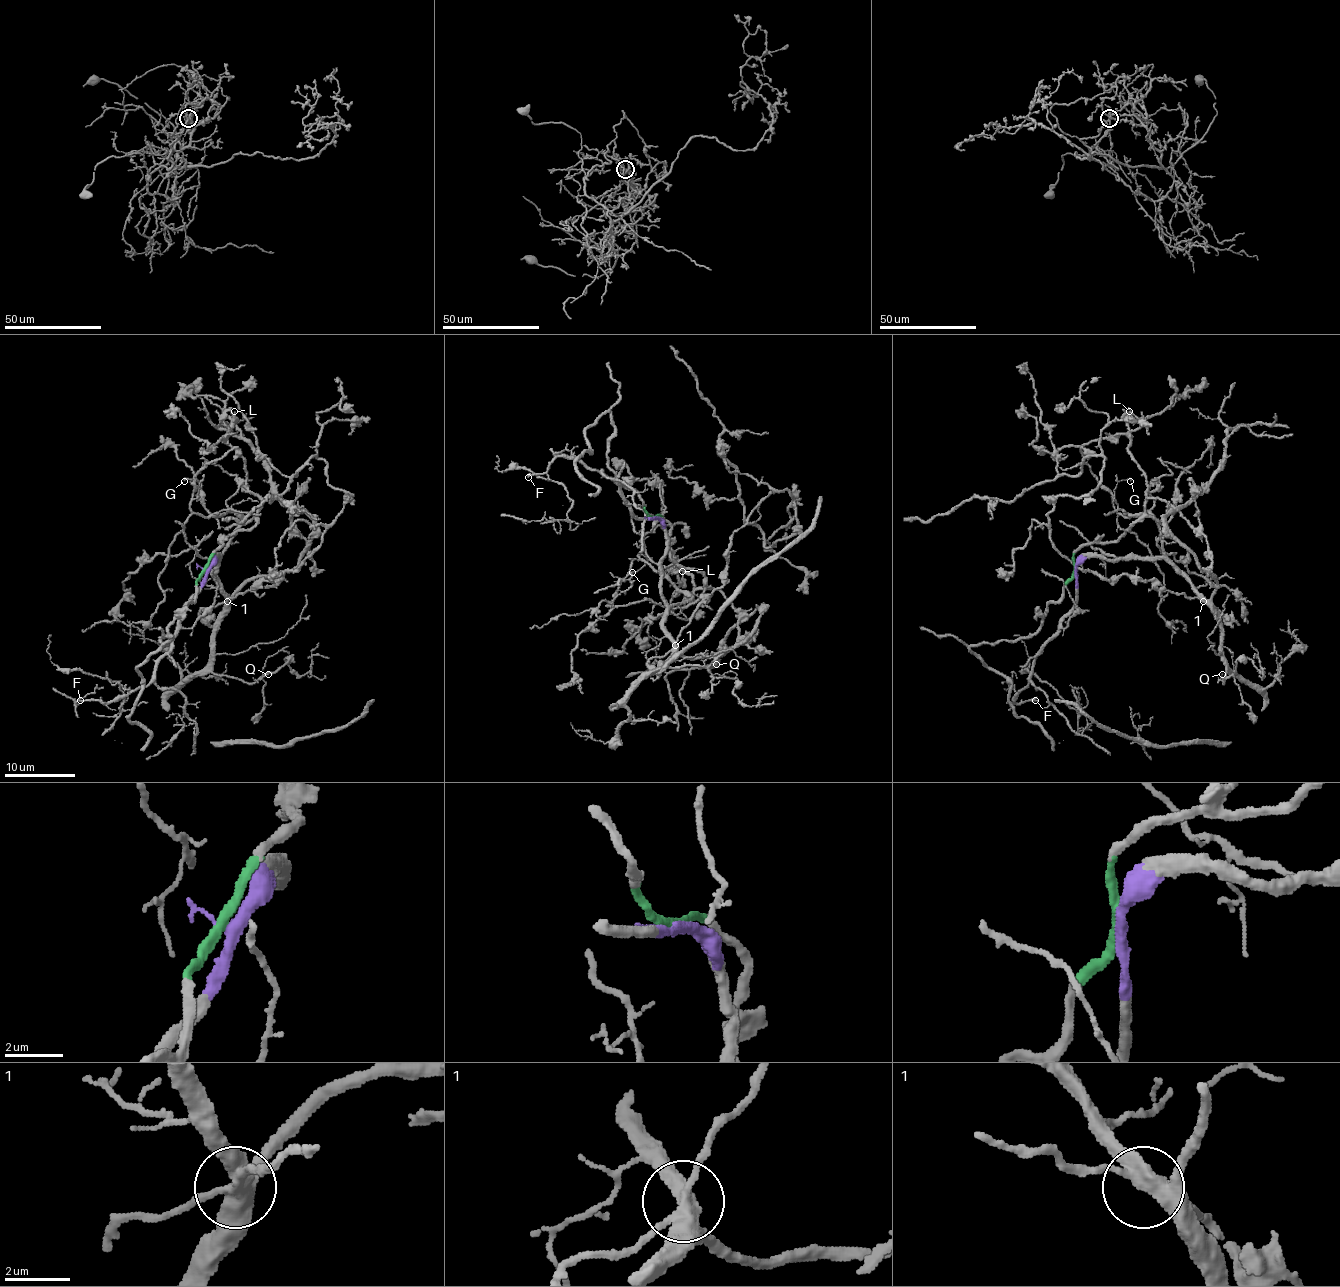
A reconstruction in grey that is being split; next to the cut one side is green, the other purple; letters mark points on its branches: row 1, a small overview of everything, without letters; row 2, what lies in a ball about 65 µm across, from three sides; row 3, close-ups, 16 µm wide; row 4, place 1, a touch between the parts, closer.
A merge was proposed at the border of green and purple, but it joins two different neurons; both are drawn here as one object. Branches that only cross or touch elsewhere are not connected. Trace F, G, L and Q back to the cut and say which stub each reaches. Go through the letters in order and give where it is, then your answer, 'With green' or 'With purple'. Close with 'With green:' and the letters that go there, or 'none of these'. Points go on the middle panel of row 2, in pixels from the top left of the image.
F: Place: (528, 477). With purple
G: Place: (632, 572). With purple
L: Place: (682, 571). With green
Q: Place: (716, 664). With purple
With green: L

